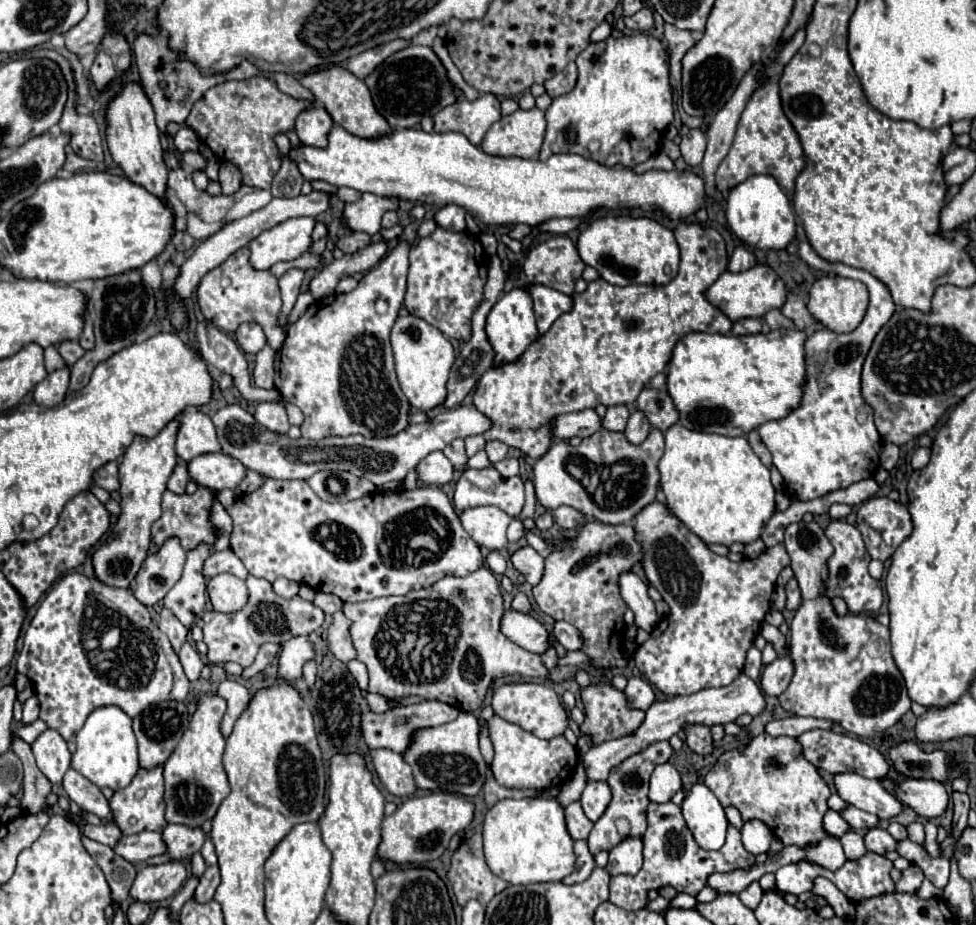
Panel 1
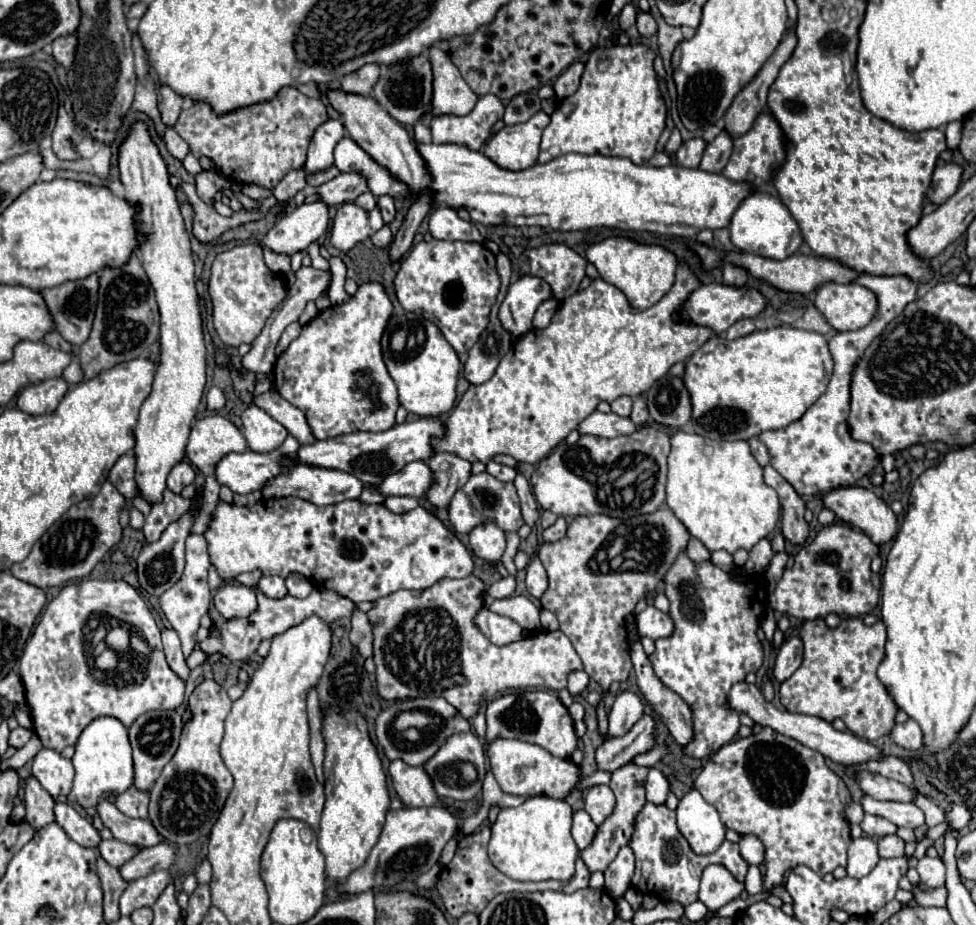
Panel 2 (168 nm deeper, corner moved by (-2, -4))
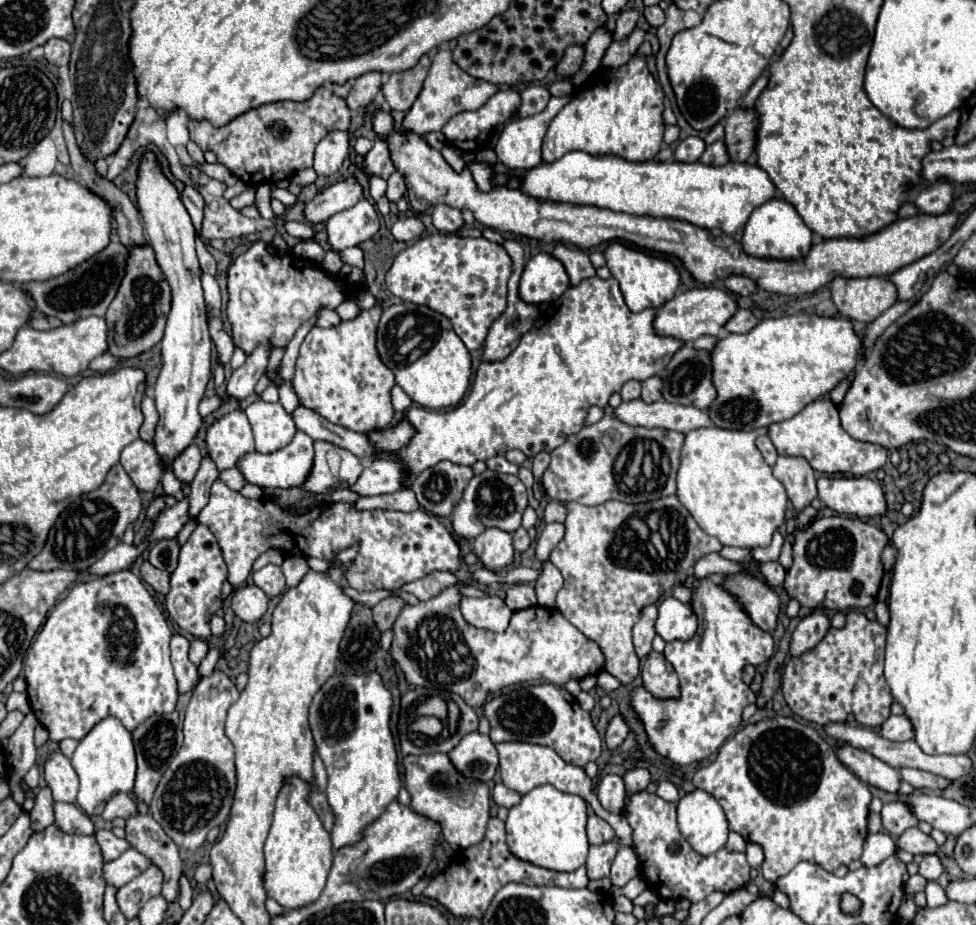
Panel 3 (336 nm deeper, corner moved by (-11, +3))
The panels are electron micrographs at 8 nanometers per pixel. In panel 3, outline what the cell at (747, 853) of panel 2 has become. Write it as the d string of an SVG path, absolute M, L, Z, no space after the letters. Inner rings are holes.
M748 843L746 857L748 857L750 867L756 867L758 869L762 865L762 861L764 861L764 849L760 845L756 845L756 843Z

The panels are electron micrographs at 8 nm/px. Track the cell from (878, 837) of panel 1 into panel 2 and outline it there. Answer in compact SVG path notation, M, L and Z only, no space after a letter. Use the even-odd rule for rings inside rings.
M883 836L879 840L879 856L881 858L895 858L895 856L905 856L905 842L897 836Z

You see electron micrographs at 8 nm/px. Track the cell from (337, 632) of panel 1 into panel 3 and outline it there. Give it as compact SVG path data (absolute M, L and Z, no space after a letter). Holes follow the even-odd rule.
M388 597L384 601L380 601L380 605L376 605L372 609L372 615L374 615L374 623L376 623L376 629L380 633L388 631L392 627L392 621L398 617L400 609L404 607L404 601L400 597Z

